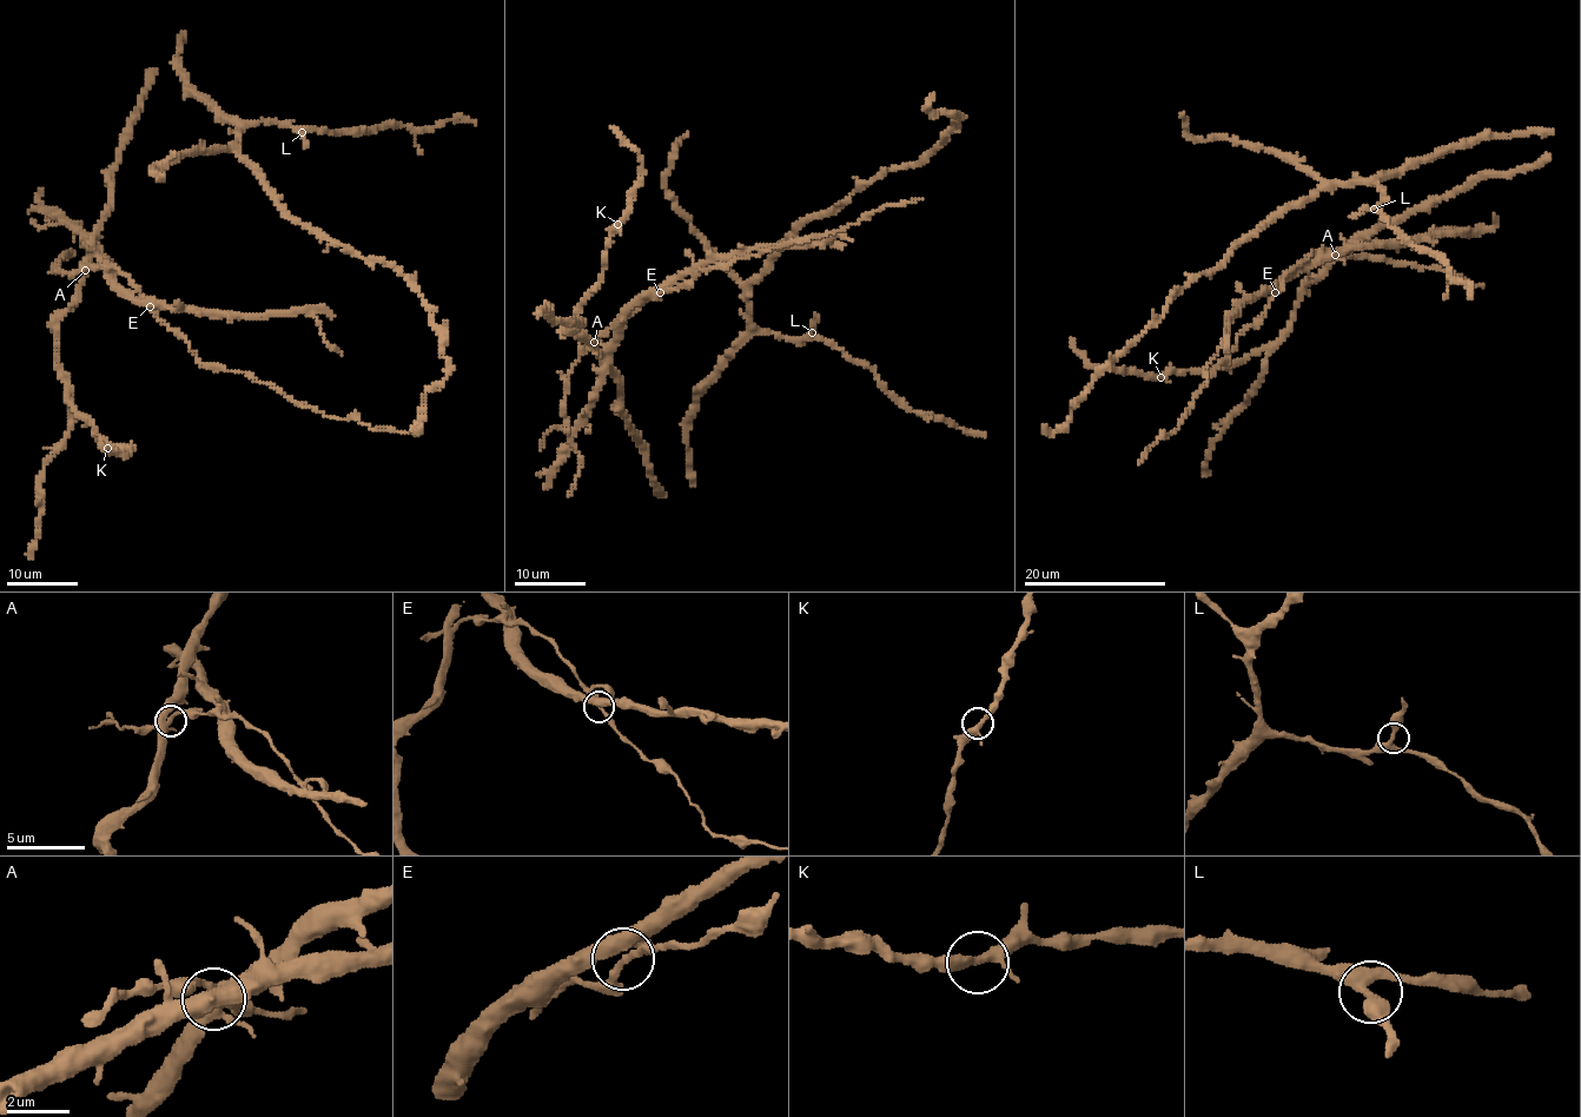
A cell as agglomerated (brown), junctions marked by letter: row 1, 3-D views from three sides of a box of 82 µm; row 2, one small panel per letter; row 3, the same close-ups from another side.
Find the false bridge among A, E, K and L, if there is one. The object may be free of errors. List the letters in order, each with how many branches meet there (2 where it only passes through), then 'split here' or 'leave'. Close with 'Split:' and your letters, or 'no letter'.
A: 5 branches meet; leave
E: 5 branches meet; split here
K: 3 branches meet; leave
L: 3 branches meet; leave
Split: E

